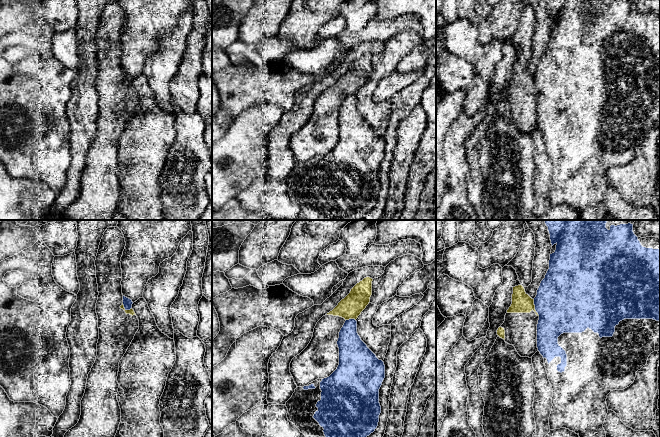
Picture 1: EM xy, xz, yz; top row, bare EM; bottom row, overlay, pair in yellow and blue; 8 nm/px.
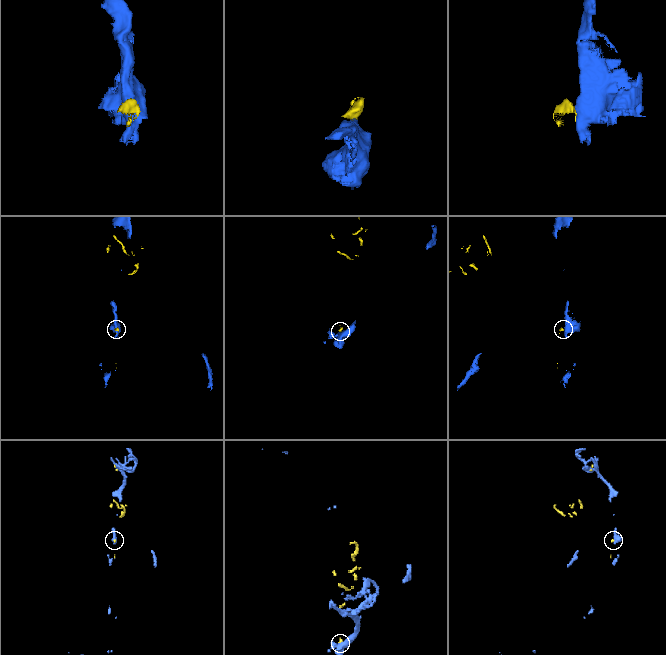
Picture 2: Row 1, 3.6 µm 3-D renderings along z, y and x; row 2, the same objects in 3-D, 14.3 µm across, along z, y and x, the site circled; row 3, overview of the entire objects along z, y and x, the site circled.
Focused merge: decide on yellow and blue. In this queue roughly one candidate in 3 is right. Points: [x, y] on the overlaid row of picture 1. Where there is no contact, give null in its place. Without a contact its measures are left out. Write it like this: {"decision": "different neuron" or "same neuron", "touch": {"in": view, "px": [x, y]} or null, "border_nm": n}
{"decision": "different neuron", "touch": {"in": "yz", "px": [534, 307]}, "border_nm": 140}

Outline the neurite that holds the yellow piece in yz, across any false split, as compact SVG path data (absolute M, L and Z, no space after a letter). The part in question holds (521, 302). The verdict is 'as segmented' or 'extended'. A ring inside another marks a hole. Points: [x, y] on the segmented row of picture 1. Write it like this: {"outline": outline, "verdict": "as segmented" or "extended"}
{"outline": "M531 229L525 230L523 240L515 257L505 266L512 266L518 275L520 285L513 287L512 304L507 310L504 323L497 335L513 345L521 357L532 356L537 348L537 324L539 315L534 299L526 292L532 282L533 260L535 256L535 235Z", "verdict": "extended"}

